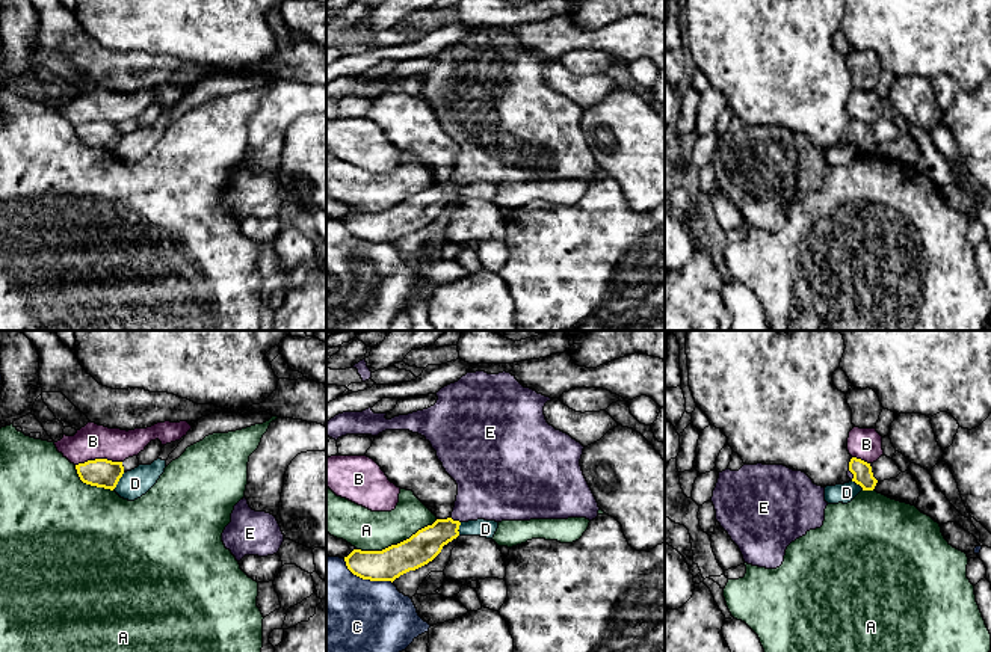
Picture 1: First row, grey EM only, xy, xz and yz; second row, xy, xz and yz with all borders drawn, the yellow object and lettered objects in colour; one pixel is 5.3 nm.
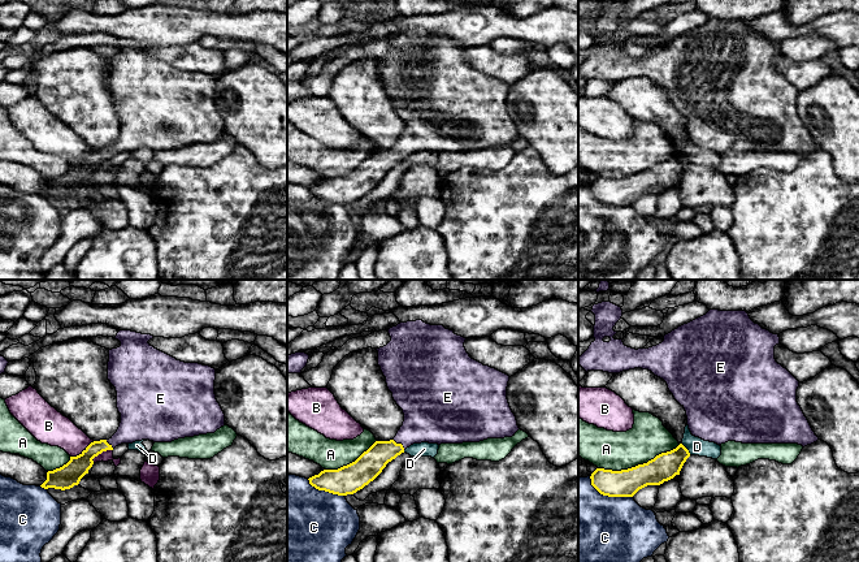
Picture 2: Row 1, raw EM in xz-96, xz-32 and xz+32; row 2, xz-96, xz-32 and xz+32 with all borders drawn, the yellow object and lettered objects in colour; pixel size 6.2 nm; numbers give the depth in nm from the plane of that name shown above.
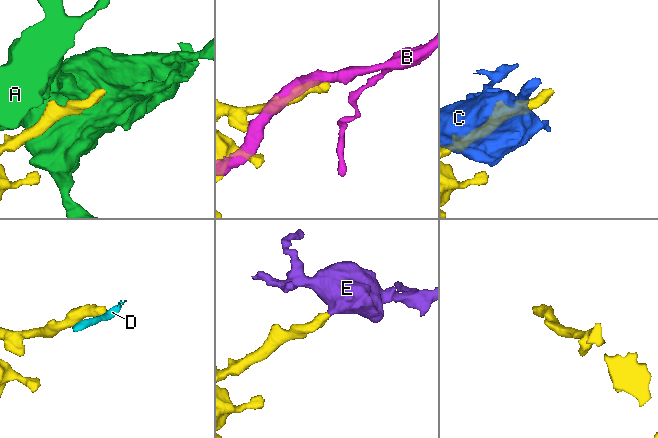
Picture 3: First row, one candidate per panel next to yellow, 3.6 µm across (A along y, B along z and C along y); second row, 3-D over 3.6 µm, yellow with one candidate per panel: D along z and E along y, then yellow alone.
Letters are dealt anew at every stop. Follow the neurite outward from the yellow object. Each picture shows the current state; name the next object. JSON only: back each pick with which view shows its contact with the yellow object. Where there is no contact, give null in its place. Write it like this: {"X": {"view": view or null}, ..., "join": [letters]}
{"E": {"view": "xz"}, "join": ["E"]}

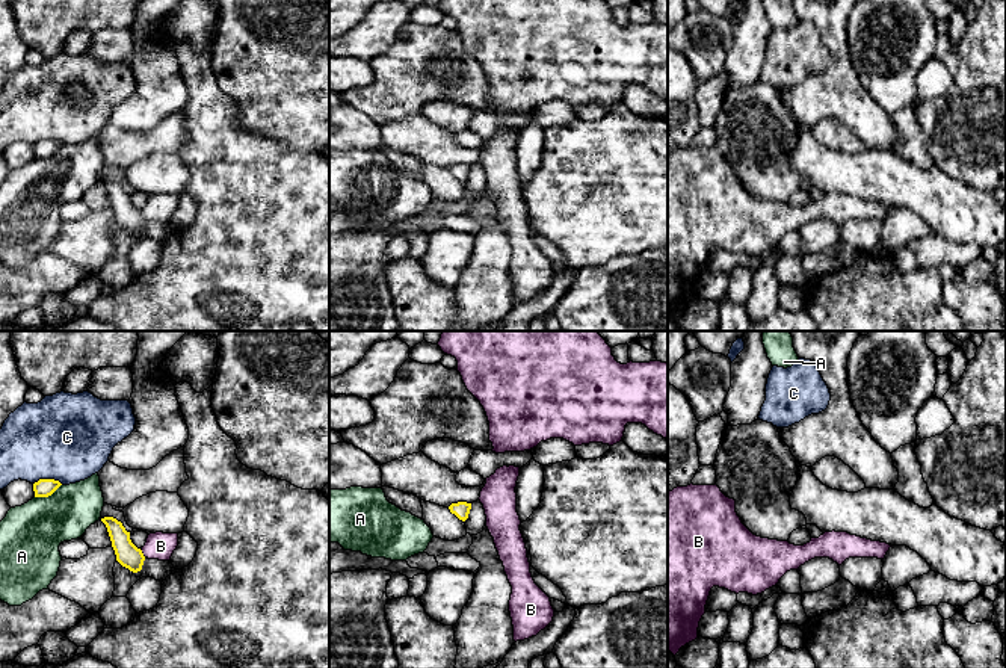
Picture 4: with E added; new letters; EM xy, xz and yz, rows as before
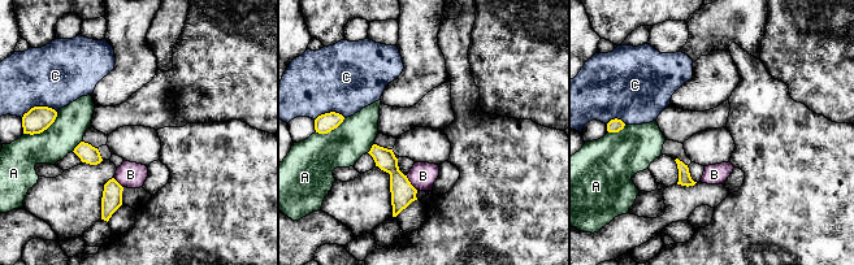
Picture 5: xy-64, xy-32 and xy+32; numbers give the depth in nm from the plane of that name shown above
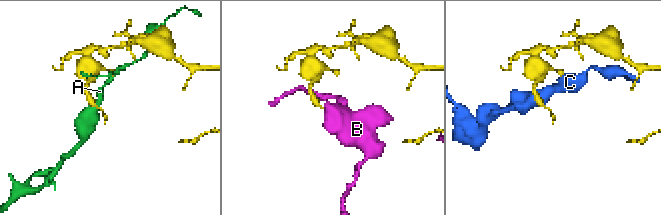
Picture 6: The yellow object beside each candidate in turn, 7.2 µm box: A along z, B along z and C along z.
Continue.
{"join": []}

